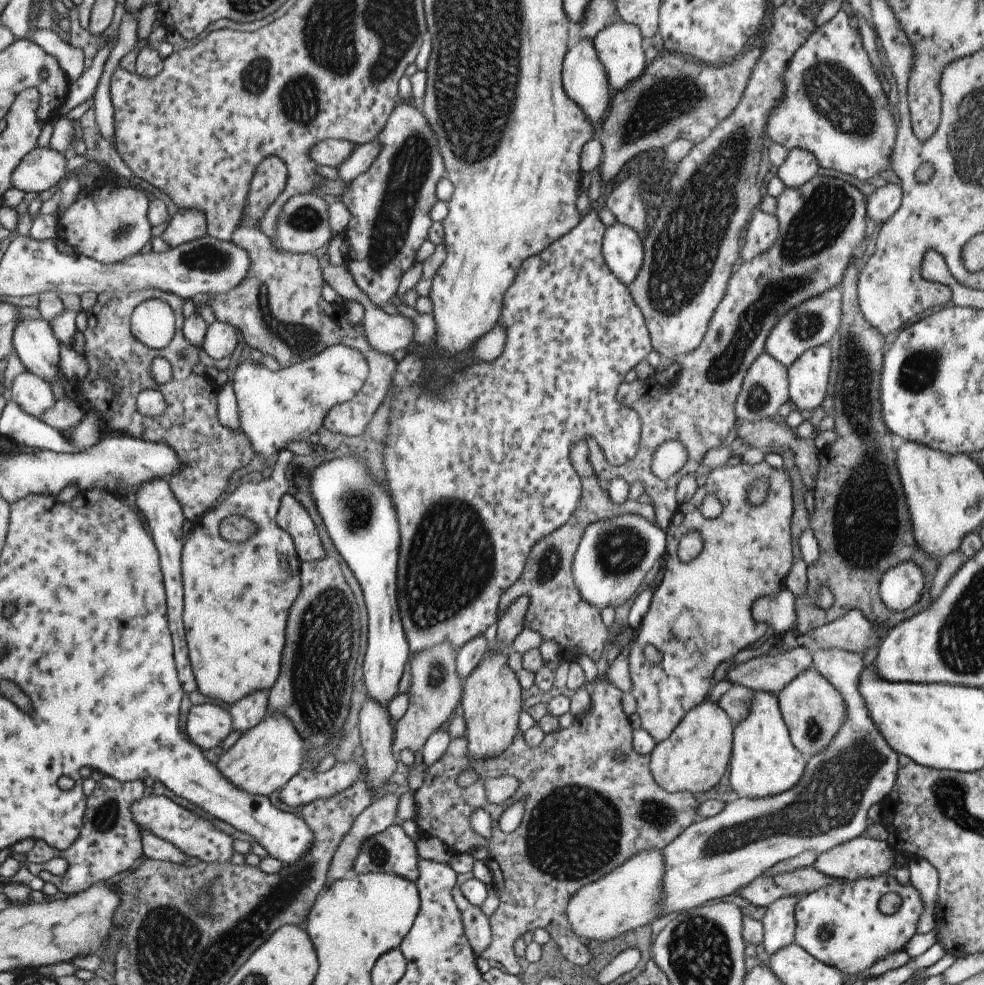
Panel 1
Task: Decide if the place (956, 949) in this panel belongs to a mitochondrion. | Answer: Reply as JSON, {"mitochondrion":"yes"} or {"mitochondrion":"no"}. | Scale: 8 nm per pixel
{"mitochondrion":"no"}

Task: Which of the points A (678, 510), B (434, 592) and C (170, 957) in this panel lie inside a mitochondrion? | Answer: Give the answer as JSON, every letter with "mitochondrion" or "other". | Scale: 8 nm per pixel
{"A":"other","B":"mitochondrion","C":"mitochondrion"}

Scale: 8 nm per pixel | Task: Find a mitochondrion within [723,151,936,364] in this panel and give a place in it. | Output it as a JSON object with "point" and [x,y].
{"point":[804,326]}

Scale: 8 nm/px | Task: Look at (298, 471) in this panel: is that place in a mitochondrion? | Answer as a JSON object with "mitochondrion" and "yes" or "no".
{"mitochondrion":"no"}

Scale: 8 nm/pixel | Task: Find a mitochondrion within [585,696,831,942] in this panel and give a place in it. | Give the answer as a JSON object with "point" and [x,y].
{"point":[658,815]}

